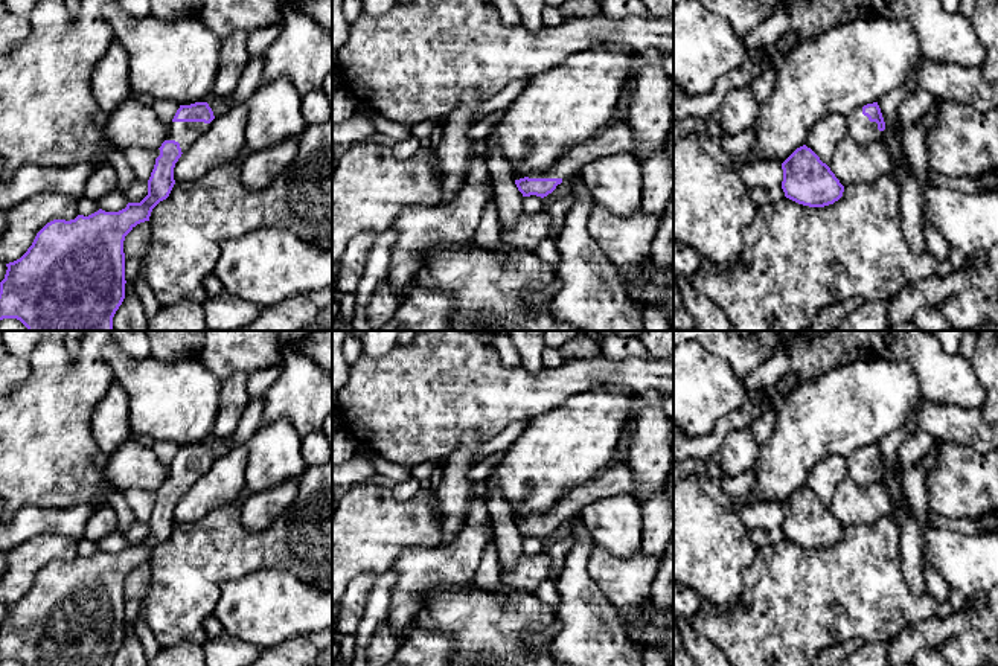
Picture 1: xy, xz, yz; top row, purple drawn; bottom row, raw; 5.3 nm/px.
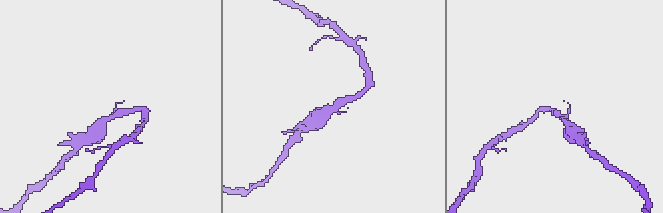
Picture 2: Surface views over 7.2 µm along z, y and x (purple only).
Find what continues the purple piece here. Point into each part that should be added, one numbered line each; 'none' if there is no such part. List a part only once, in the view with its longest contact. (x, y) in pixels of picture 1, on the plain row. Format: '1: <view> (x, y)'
1: xy (186, 474)

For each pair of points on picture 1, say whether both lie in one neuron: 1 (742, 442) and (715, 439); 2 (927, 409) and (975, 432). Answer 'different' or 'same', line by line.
1: different
2: same

